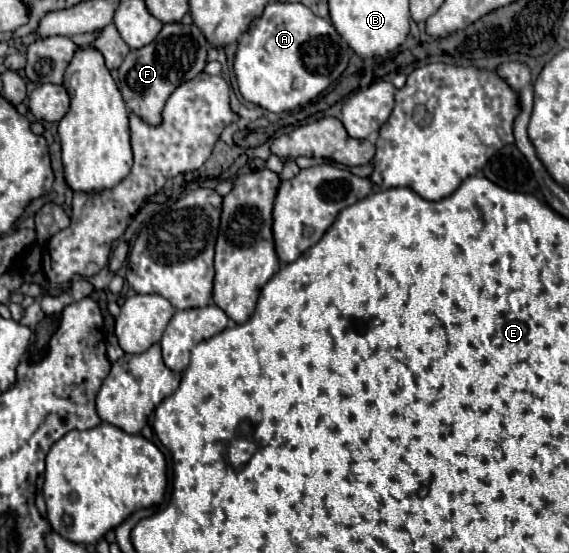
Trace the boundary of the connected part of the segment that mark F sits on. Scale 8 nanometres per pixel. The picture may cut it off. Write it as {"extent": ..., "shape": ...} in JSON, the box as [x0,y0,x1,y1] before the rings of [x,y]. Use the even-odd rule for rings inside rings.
{"extent":[118,23,210,125],"shape":[[[194,23],[164,25],[158,37],[150,45],[130,51],[118,69],[118,77],[120,77],[118,87],[122,91],[126,107],[132,113],[138,113],[146,123],[158,125],[162,107],[166,99],[170,97],[170,93],[178,85],[194,79],[200,71],[204,71],[206,61],[208,61],[208,47],[210,47],[208,39]]]}

